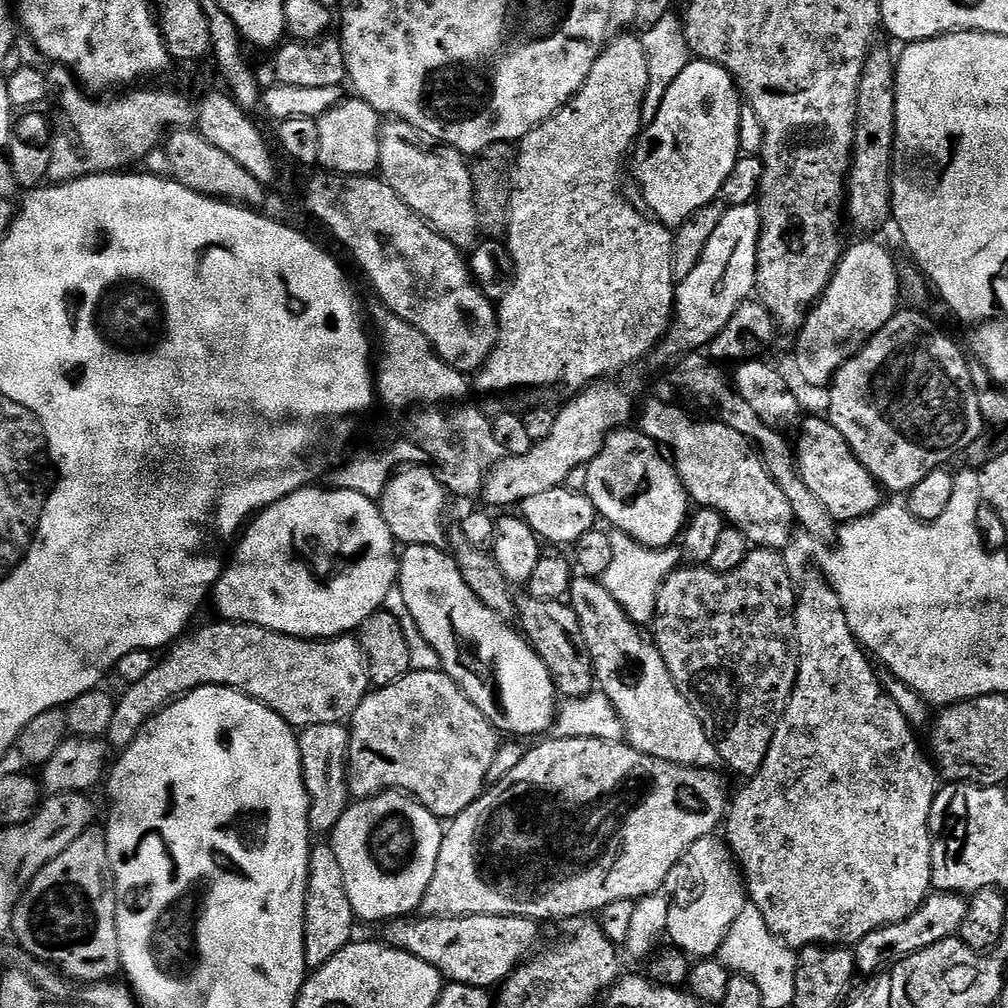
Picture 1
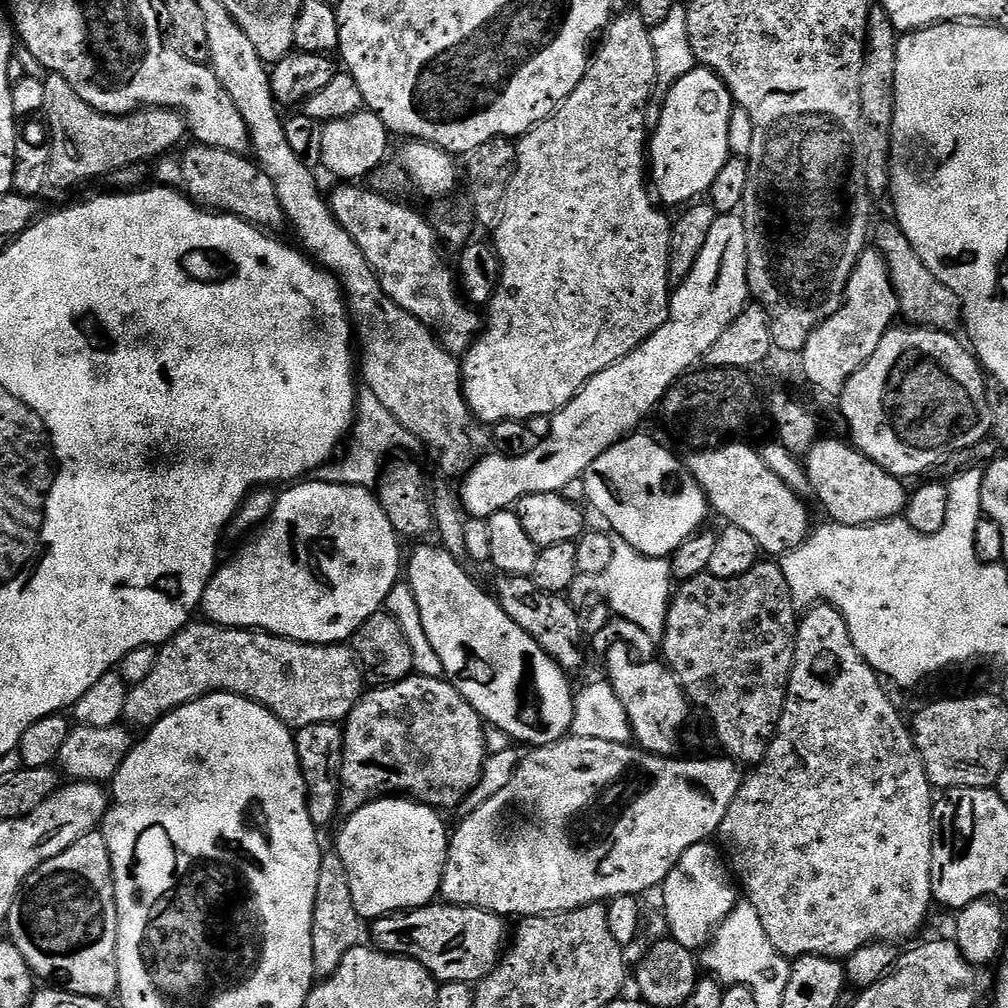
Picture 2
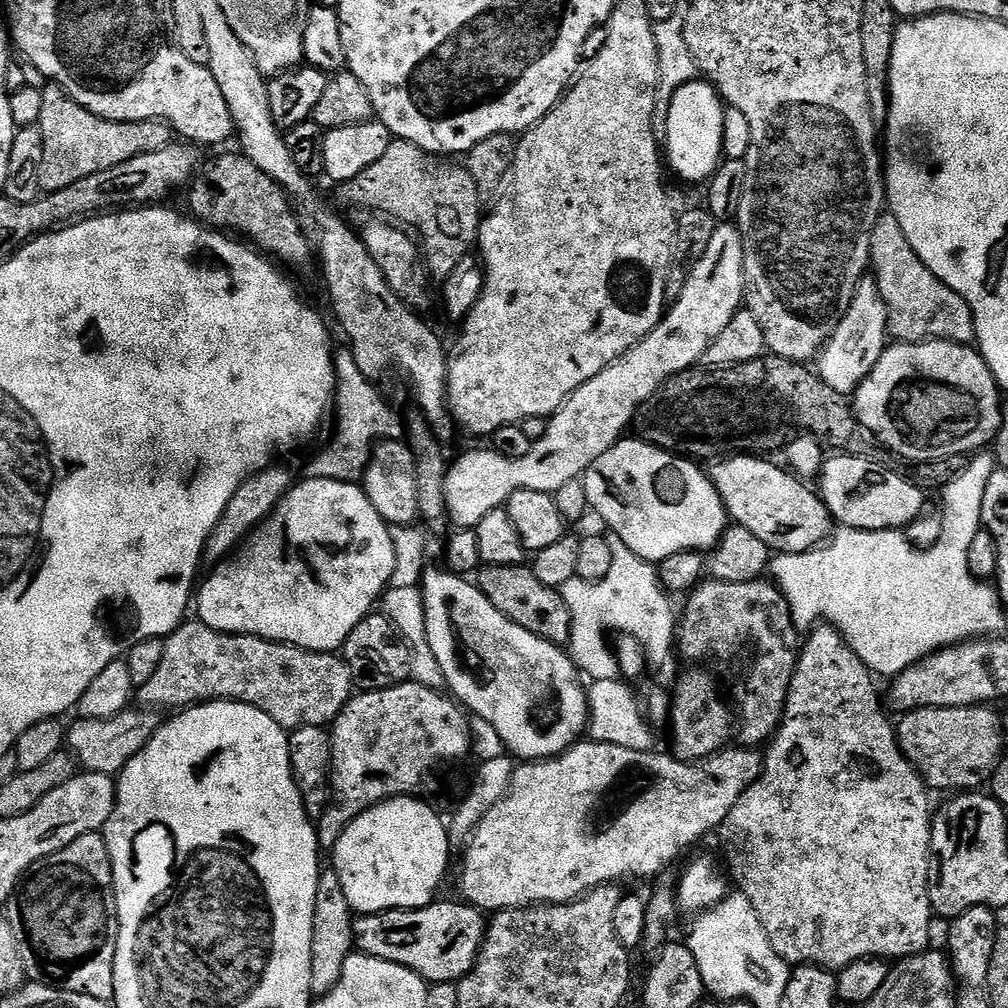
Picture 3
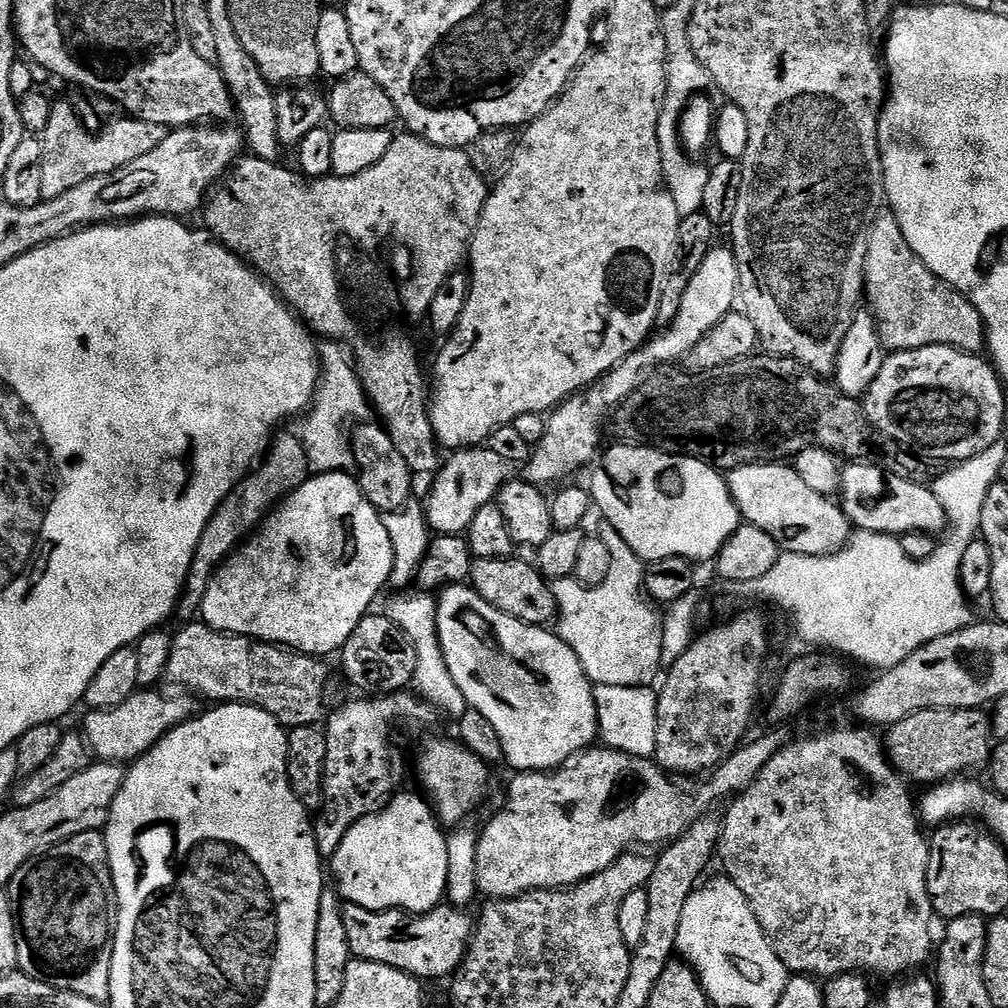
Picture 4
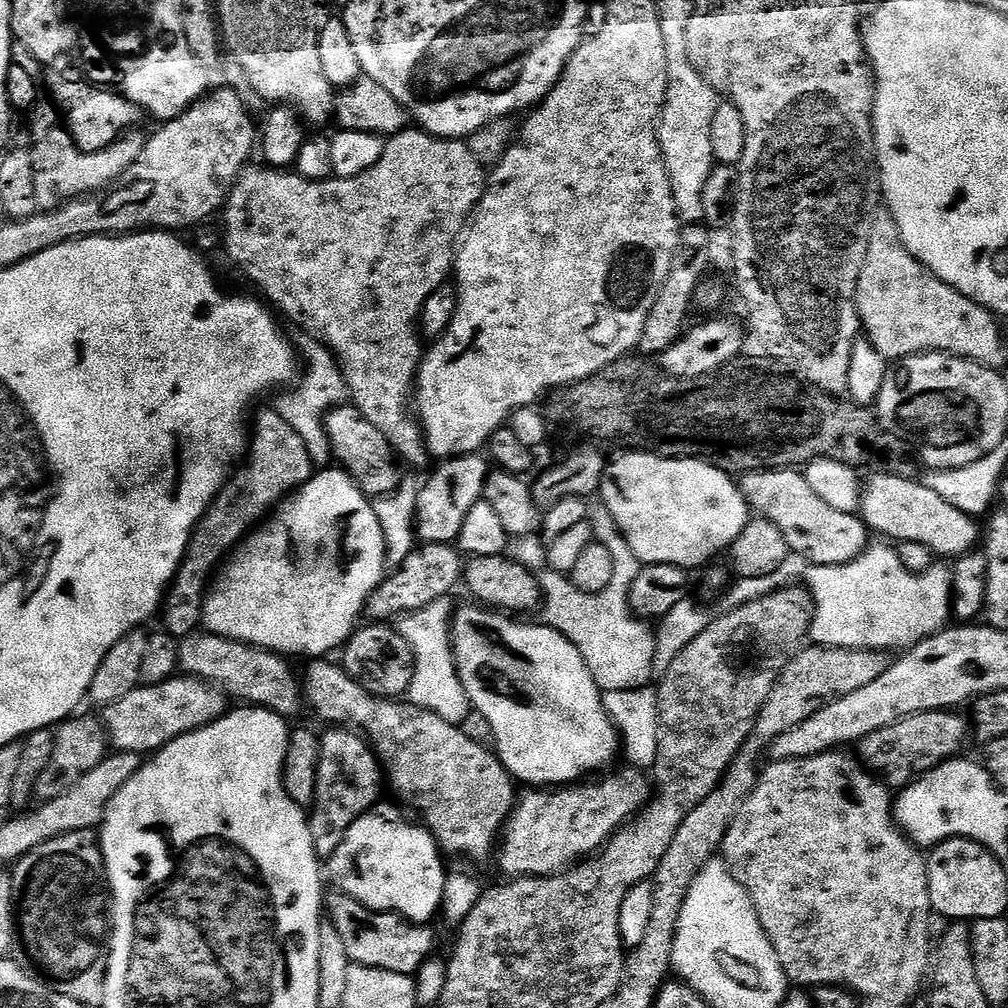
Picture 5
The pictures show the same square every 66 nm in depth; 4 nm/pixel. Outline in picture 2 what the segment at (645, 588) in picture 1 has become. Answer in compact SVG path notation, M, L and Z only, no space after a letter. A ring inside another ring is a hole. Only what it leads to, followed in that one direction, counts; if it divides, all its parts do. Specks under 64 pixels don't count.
M611 535L614 559L602 574L588 576L578 574L571 583L568 594L573 603L582 604L590 594L598 594L605 605L616 615L640 628L646 635L661 639L671 604L674 577L671 561L665 557L646 557L634 550L620 535Z

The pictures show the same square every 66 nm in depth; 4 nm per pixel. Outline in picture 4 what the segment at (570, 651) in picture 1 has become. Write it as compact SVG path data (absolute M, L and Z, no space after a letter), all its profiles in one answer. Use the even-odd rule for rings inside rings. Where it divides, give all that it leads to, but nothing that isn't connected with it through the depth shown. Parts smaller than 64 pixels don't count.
M517 558L473 559L470 586L490 606L510 614L510 618L521 620L524 624L533 624L536 628L551 625L557 619L556 594L553 585L544 579L544 575L535 563Z

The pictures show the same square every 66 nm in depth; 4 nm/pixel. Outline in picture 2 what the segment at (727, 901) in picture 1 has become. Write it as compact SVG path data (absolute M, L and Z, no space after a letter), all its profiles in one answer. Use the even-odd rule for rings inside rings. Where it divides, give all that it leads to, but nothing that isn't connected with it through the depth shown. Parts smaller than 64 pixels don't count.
M710 842L695 844L679 857L674 870L664 880L663 892L669 935L692 951L701 949L707 943L715 927L738 903L738 888L729 865L721 849Z

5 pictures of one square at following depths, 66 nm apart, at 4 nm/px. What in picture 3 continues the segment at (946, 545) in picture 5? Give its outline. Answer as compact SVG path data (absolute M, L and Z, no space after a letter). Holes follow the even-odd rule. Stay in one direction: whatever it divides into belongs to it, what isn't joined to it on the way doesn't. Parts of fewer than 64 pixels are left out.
M856 454L829 455L818 477L818 483L820 483L818 495L828 507L828 512L837 525L848 530L855 530L860 534L884 534L887 528L904 530L922 515L926 508L924 507L926 492L923 487L915 488L906 477L899 476L898 473L891 472L888 468L879 468L878 465L871 464L864 456L852 455Z

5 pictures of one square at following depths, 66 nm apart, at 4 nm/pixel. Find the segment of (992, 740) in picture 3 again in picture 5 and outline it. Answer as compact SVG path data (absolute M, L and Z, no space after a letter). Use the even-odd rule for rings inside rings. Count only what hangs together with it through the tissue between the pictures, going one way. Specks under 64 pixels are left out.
M952 710L920 712L916 716L907 716L896 724L888 724L882 730L861 738L858 742L858 759L869 772L887 778L893 785L907 785L963 753L960 751L968 736L970 740L970 724L968 728L967 722L956 715L960 714Z

